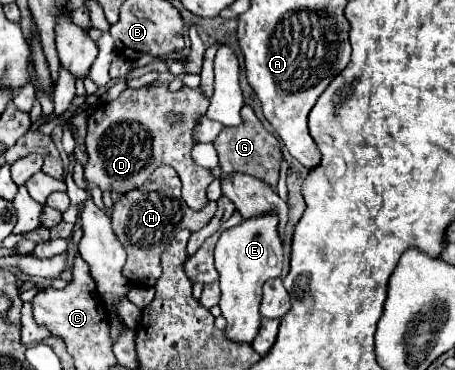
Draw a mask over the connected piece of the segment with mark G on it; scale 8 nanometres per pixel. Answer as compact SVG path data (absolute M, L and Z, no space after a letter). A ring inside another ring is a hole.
M245 105L241 109L241 117L243 123L239 127L227 127L219 133L219 137L215 139L215 147L219 153L219 165L221 165L221 177L227 177L235 171L247 173L247 175L255 175L257 179L265 181L267 185L275 187L277 179L279 179L279 163L281 163L281 147L275 135L271 135L263 123L257 119L255 111Z

